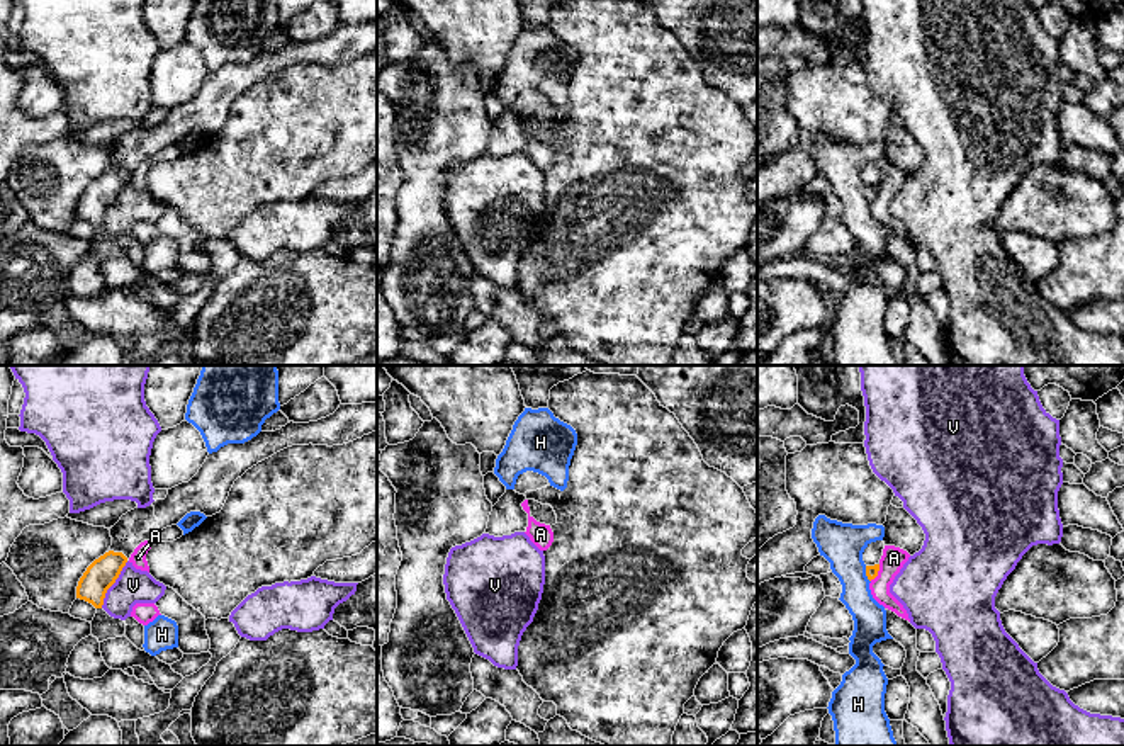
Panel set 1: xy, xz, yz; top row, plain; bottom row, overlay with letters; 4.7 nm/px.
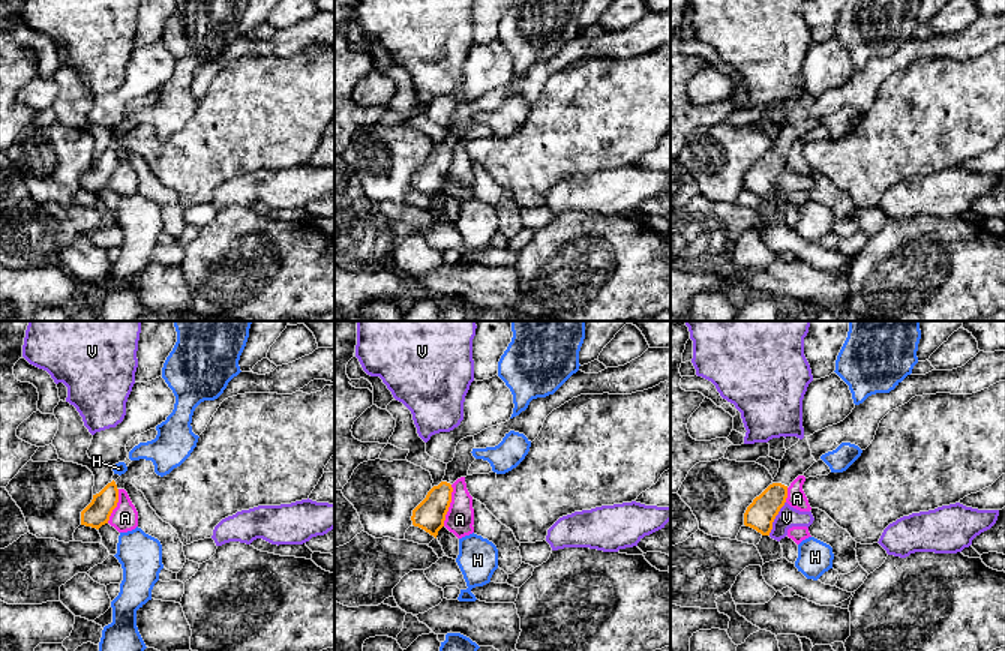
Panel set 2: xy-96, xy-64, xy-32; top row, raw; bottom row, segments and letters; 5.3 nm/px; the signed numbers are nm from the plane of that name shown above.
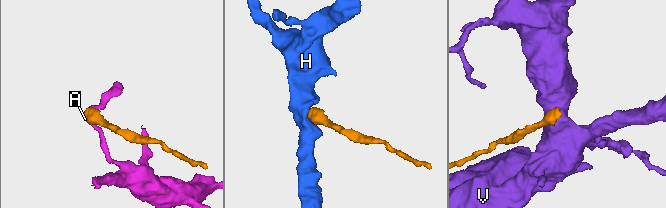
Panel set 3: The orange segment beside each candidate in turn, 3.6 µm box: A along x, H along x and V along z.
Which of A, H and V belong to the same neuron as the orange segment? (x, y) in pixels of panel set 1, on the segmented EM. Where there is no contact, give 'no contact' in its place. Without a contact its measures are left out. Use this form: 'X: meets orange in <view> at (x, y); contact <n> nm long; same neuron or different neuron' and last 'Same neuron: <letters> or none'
A: meets orange in yz at (876, 573); contact 90 nm long; different neuron
H: meets orange in yz at (866, 575); contact 80 nm long; different neuron
V: meets orange in xy at (112, 583); contact 260 nm long; different neuron
Same neuron: none

